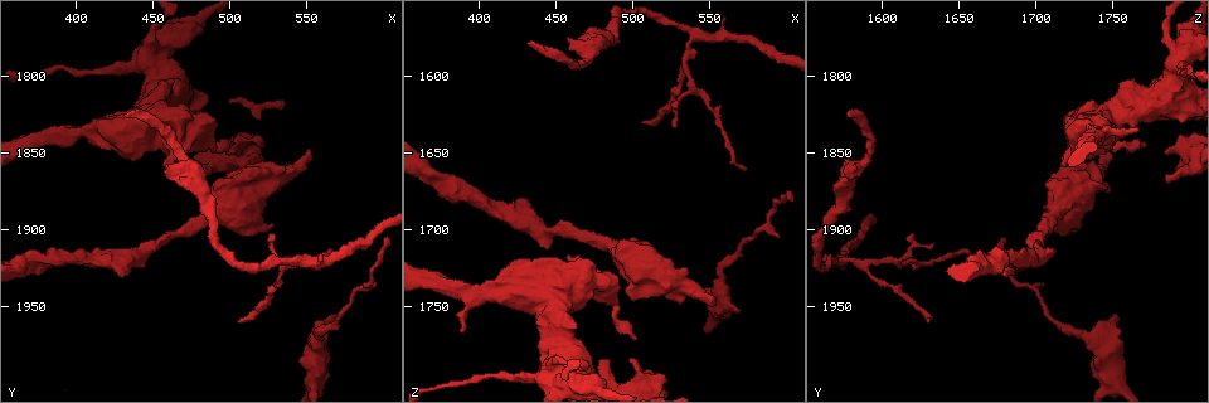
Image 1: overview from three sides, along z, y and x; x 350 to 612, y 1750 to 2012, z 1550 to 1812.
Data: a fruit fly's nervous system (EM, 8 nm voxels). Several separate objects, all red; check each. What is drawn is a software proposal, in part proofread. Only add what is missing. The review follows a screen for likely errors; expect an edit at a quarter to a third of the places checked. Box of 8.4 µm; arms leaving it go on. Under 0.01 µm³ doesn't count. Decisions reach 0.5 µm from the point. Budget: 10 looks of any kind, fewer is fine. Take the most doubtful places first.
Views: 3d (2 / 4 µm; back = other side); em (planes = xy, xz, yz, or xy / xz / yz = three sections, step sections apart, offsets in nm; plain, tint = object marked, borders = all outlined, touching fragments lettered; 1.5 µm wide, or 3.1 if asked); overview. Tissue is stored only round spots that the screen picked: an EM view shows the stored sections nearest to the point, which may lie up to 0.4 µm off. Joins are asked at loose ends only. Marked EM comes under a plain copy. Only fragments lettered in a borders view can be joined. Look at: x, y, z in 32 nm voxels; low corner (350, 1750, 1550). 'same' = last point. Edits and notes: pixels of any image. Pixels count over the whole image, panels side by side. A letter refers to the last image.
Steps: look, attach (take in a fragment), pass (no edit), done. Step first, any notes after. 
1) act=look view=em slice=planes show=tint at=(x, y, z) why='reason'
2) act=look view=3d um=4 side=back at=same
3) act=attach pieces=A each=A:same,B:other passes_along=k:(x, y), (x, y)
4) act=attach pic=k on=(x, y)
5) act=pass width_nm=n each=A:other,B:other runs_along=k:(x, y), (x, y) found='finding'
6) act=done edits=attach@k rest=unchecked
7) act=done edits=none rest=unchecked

act=look view=em slice=xz step=8 show=borders at=(478, 1868, 1786) why='an open end'

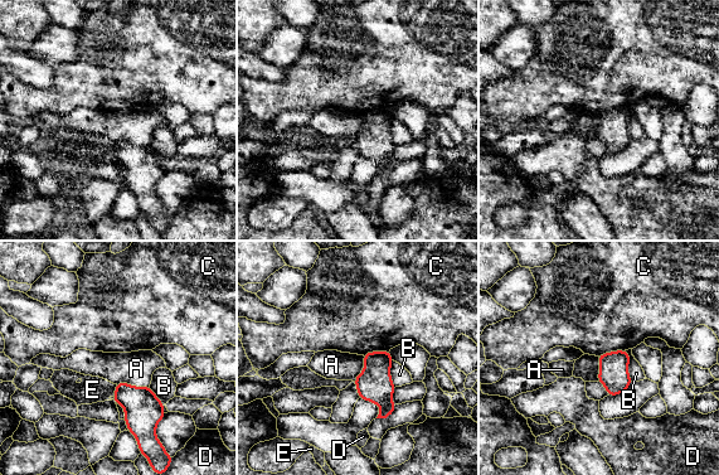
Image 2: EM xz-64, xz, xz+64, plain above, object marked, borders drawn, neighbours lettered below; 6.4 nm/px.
act=look view=em slice=planes show=borders at=same

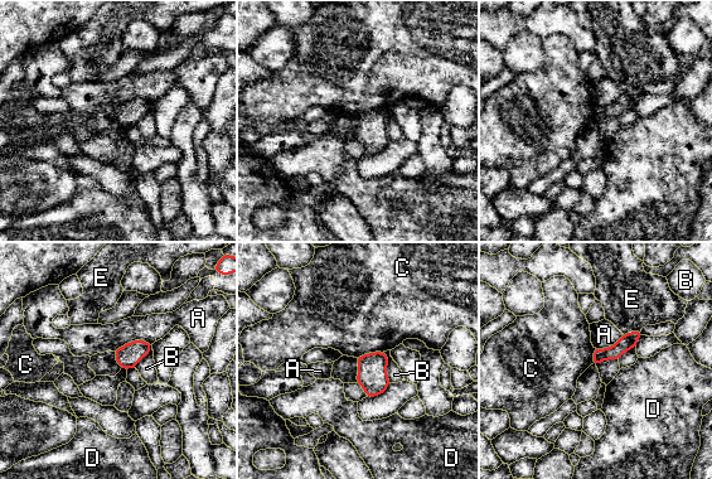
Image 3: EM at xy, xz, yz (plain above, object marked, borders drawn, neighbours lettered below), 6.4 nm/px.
act=pass each=A:other,B:other,C:other,D:other,E:other border=3:(382, 351), (363, 353), (357, 358) found='none of them fits'

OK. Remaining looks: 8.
act=look view=3d um=2 at=(432, 1824, 1578) why='tapers out'

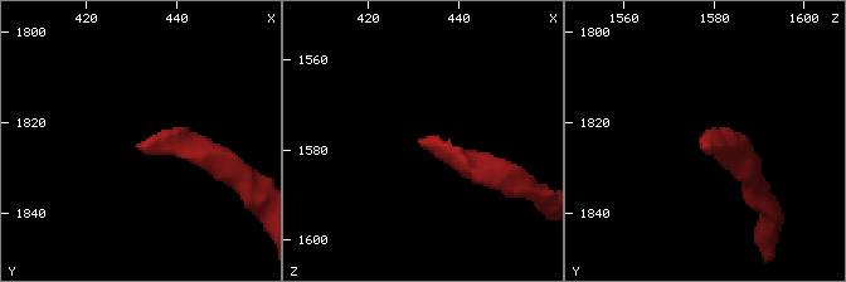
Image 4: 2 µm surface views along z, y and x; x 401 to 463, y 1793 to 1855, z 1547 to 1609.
act=look view=em slice=planes show=borders at=(432, 1826, 1577) why='need the tissue'

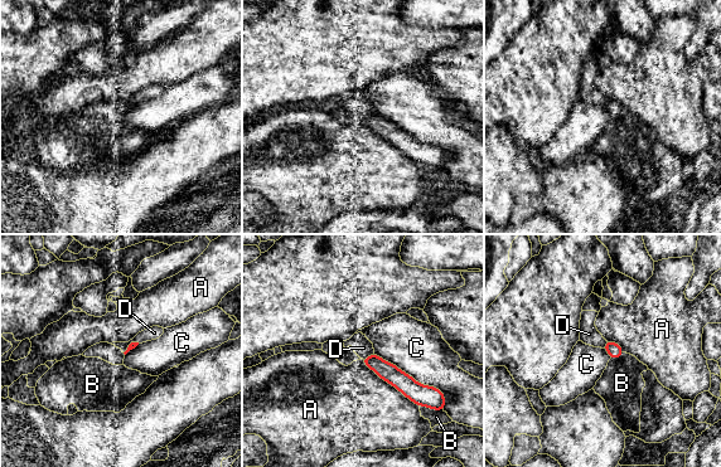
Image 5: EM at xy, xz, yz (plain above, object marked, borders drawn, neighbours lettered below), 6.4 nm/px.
act=attach pieces=D each=A:other,B:other,C:other,D:same found='the cell continues'

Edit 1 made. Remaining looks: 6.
act=look view=3d um=4 at=(550, 1848, 1746)

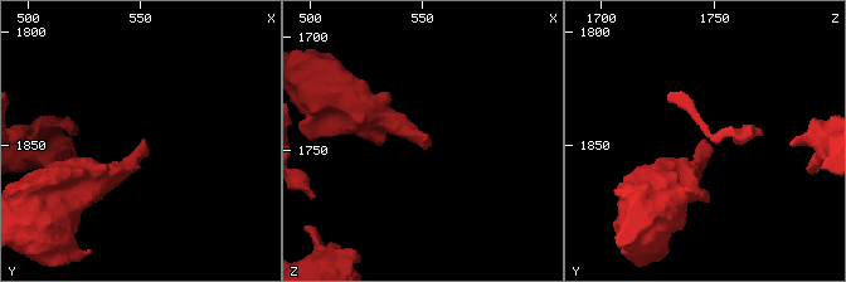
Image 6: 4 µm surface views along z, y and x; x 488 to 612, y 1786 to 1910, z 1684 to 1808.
act=look view=em slice=xy step=4 show=tint at=(553, 1849, 1744) why='shape alone is not enough'

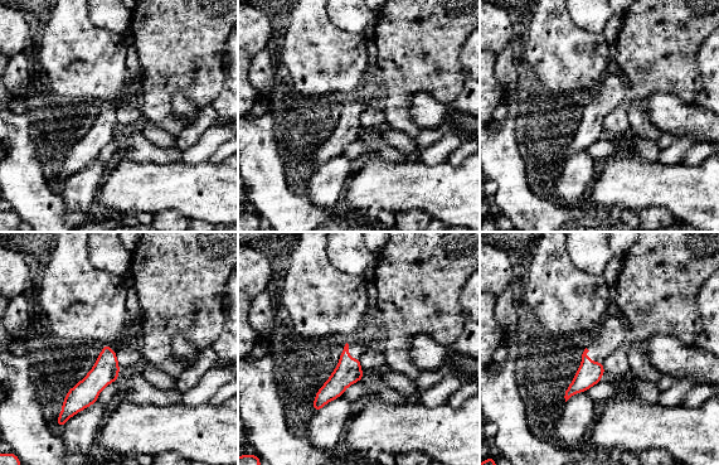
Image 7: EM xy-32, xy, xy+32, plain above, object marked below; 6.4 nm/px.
act=look view=em slice=planes show=borders at=same

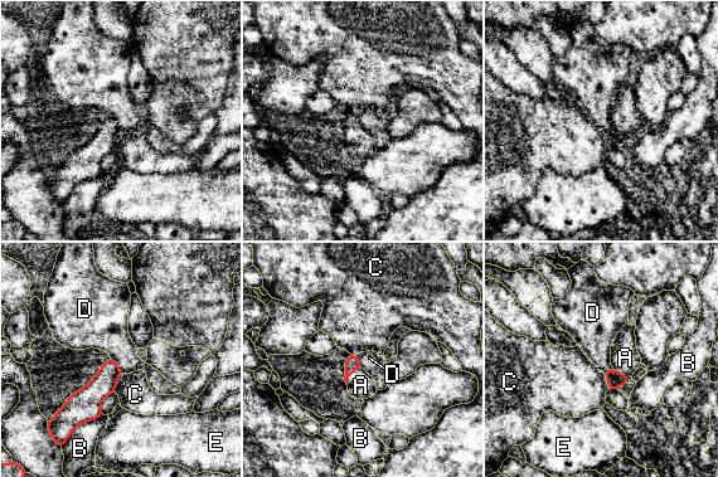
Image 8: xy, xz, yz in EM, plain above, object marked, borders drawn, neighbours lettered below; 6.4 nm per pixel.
act=attach pieces=A longest_contact=B:260nm each=A:same,B:other,C:other,D:other,E:other passes_along=8:(352, 363), (352, 373), (360, 385) found='the cell continues'

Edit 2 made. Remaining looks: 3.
act=done edits=attach@5,attach@8 rest=unchecked

